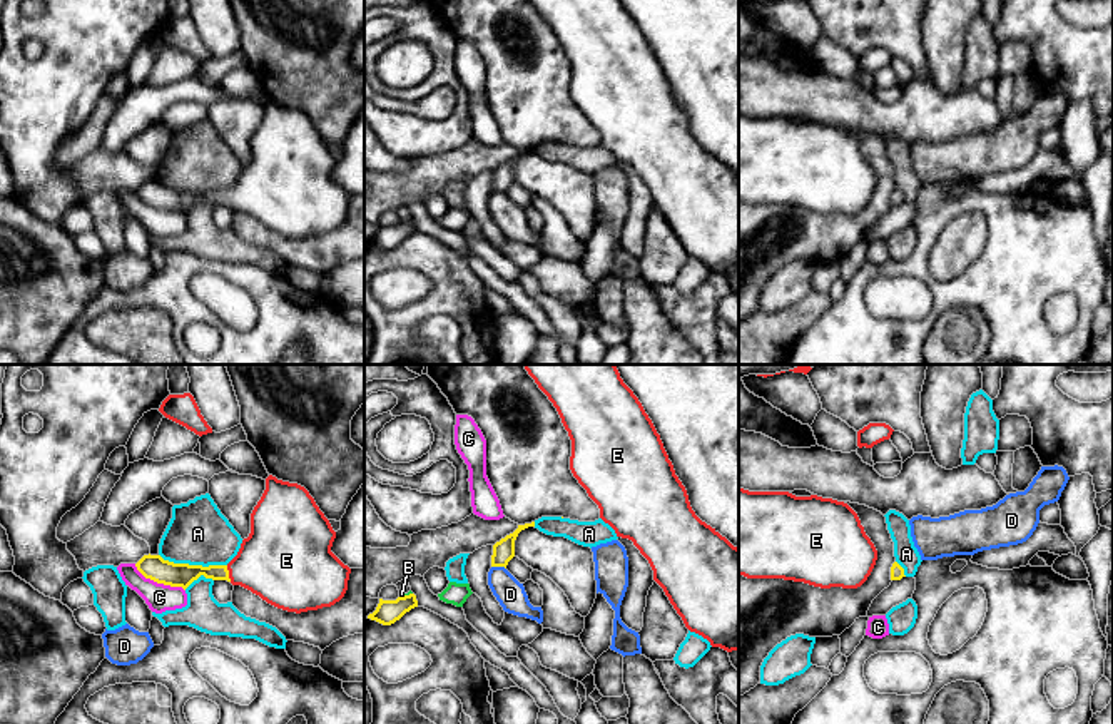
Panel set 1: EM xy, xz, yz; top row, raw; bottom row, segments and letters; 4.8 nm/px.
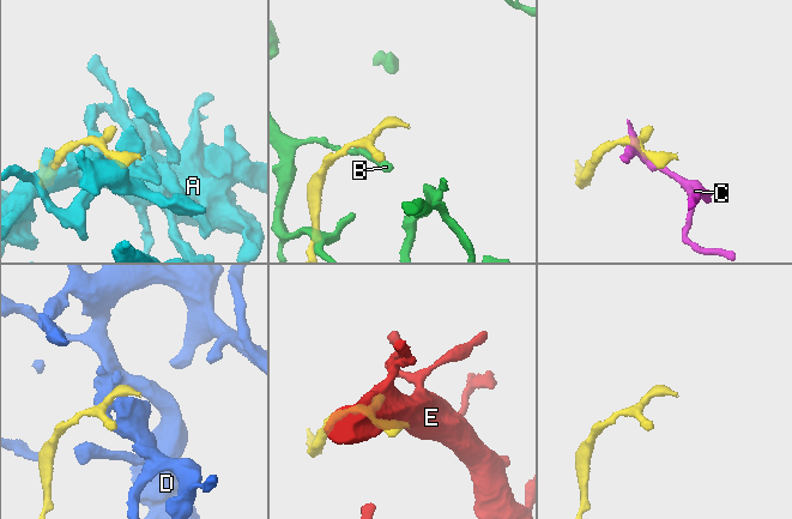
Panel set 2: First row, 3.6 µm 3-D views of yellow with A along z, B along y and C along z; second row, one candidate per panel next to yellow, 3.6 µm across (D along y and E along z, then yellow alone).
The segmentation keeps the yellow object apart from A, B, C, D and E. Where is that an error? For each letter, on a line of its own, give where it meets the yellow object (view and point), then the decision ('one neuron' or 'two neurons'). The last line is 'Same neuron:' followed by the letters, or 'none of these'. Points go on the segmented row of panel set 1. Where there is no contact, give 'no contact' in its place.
A: meets yellow in xy at (193, 565); two neurons
B: meets yellow in xz at (405, 596); two neurons
C: meets yellow in xy at (159, 582); two neurons
D: meets yellow in xz at (498, 565); two neurons
E: meets yellow in xy at (228, 574); one neuron
Same neuron: E

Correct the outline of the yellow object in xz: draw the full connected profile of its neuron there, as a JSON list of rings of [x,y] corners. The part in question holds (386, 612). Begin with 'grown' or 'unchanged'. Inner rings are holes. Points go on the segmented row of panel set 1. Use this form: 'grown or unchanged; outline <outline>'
unchanged; outline [[[414,594],[404,597],[399,595],[396,600],[379,599],[376,610],[369,614],[368,619],[376,620],[383,625],[391,625],[414,607],[418,607]]]

